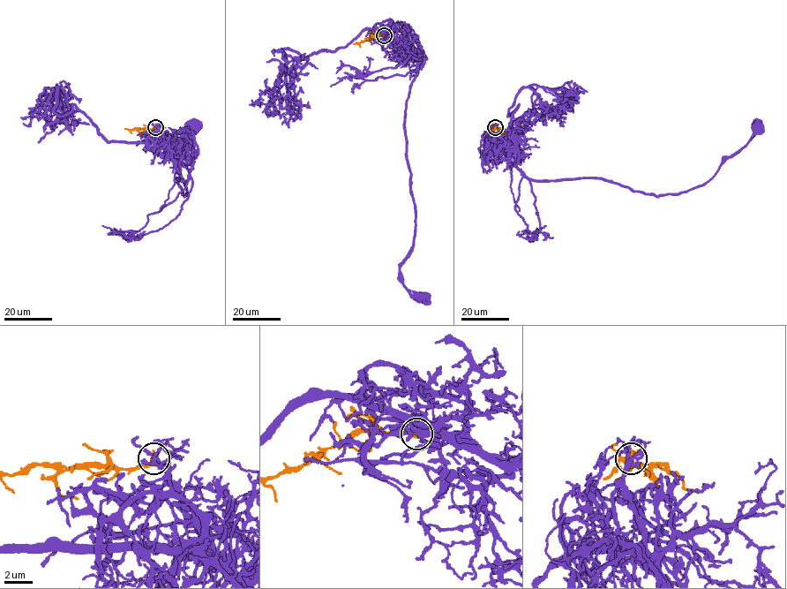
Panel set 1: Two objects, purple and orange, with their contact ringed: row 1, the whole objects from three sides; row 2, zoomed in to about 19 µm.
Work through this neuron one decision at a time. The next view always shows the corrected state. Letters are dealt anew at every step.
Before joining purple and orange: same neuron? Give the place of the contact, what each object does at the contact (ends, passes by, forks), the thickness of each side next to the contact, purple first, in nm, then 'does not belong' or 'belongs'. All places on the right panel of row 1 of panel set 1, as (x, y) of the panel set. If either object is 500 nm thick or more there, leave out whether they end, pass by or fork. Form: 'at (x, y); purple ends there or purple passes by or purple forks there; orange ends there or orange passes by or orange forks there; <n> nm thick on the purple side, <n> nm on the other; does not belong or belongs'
at (495, 127); purple forks there; orange ends there; 320 nm thick on the purple side, 280 nm on the other; belongs

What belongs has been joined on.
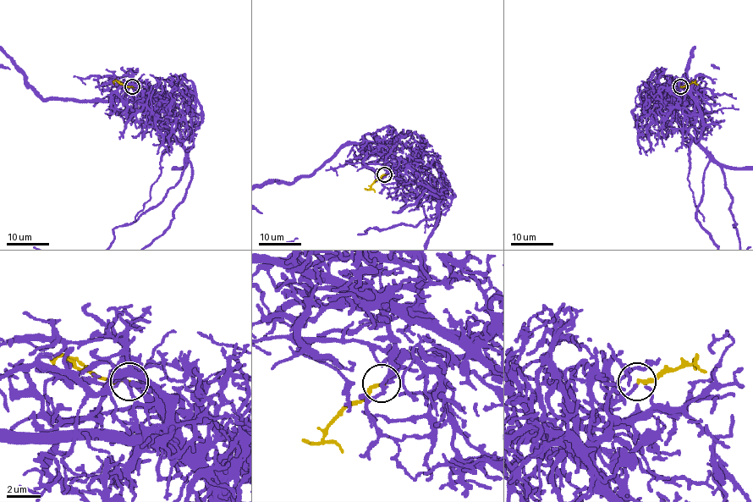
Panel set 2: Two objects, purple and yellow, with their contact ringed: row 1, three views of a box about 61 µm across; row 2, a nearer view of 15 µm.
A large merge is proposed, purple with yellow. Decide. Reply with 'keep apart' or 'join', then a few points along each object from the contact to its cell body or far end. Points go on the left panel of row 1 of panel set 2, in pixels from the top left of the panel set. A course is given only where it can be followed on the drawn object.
join; yellow runs (132, 86), (123, 85), (117, 80), (114, 84)

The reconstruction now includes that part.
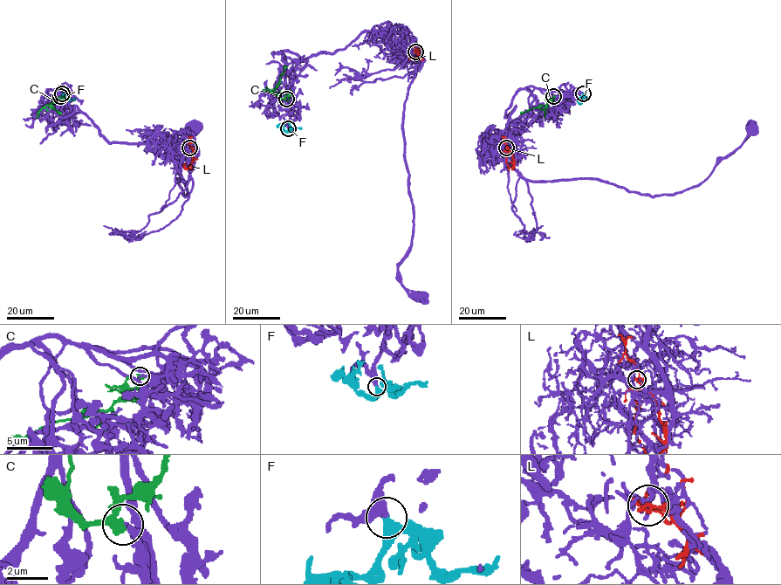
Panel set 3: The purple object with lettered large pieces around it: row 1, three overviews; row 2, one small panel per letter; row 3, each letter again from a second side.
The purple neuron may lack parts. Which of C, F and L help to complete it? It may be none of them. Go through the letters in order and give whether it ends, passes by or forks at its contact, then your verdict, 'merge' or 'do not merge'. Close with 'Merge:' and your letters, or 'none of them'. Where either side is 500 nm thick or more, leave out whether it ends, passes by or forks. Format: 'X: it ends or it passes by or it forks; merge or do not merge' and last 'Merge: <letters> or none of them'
C: it ends; do not merge
F: it passes by; merge
L: it passes by; do not merge
Merge: F

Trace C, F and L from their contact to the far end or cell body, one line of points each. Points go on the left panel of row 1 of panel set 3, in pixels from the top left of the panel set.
C: (60, 96), (48, 105), (60, 113)
F: (62, 93), (60, 99), (51, 103)
L: (189, 148), (194, 152), (193, 159), (185, 168), (186, 163)

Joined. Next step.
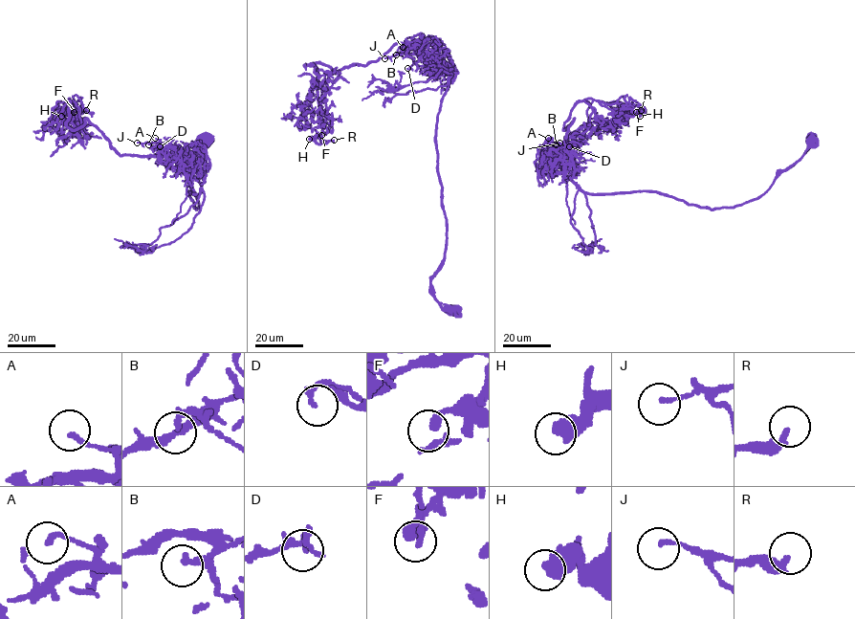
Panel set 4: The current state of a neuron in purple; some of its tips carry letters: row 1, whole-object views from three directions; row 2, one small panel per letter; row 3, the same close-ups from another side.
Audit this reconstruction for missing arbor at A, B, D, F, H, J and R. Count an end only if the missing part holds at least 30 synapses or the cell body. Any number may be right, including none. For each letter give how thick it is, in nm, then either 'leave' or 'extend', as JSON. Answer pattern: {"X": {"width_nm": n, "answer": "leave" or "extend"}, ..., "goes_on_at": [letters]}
{"A": {"width_nm": 170, "answer": "leave"}, "B": {"width_nm": 200, "answer": "leave"}, "D": {"width_nm": 160, "answer": "leave"}, "F": {"width_nm": 320, "answer": "leave"}, "H": {"width_nm": 600, "answer": "leave"}, "J": {"width_nm": 140, "answer": "leave"}, "R": {"width_nm": 260, "answer": "leave"}, "goes_on_at": []}

